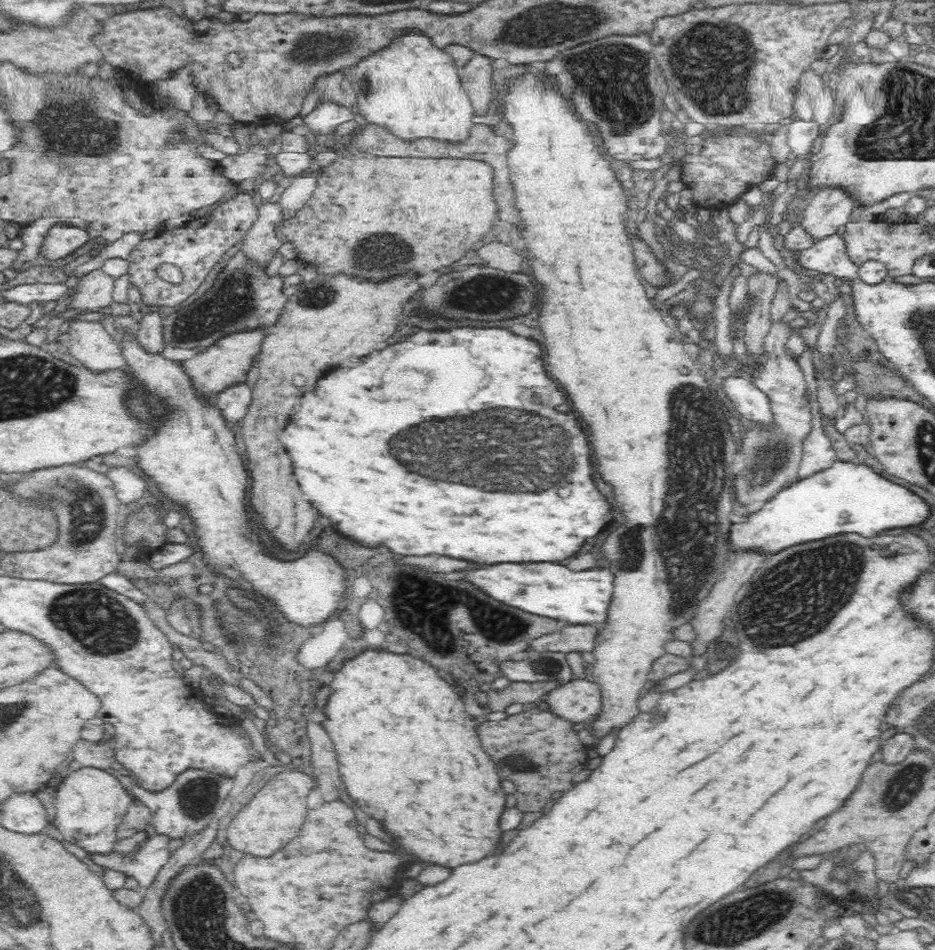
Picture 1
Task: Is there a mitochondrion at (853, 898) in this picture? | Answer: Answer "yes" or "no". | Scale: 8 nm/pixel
no

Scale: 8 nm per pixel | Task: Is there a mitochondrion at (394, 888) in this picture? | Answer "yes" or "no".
no

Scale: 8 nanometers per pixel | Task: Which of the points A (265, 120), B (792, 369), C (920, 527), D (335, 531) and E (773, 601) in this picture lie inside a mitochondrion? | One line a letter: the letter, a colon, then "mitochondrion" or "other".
A: other
B: other
C: other
D: other
E: mitochondrion

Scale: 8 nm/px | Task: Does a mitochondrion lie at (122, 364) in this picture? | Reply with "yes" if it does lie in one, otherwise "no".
no

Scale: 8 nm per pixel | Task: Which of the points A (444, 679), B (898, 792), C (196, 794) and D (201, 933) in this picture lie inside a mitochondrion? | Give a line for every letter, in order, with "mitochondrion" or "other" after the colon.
A: other
B: mitochondrion
C: mitochondrion
D: mitochondrion

